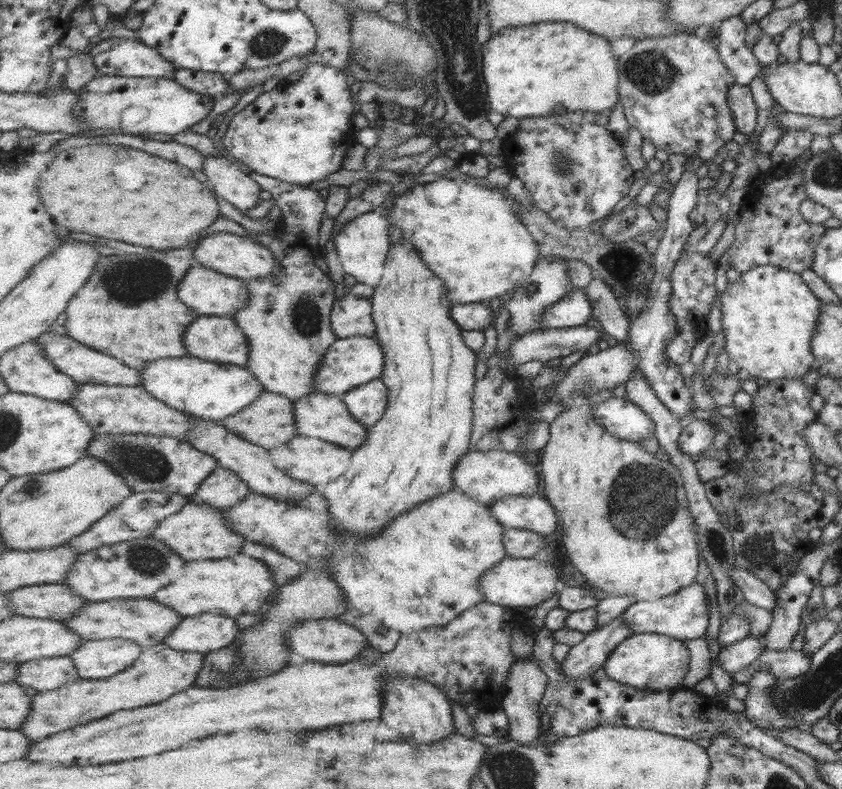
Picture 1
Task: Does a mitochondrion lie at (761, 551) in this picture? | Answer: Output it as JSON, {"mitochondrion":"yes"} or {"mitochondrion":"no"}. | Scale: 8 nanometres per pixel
{"mitochondrion":"yes"}

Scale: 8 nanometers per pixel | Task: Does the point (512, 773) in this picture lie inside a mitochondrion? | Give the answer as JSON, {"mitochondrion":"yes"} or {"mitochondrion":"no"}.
{"mitochondrion":"yes"}

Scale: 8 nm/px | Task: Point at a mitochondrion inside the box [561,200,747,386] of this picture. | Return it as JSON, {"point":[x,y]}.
{"point":[625,265]}

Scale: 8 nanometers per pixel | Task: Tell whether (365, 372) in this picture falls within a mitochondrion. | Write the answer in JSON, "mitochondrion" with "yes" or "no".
{"mitochondrion":"no"}

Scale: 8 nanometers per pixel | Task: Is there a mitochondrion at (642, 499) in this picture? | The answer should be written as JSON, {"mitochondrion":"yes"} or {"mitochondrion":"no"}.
{"mitochondrion":"yes"}

